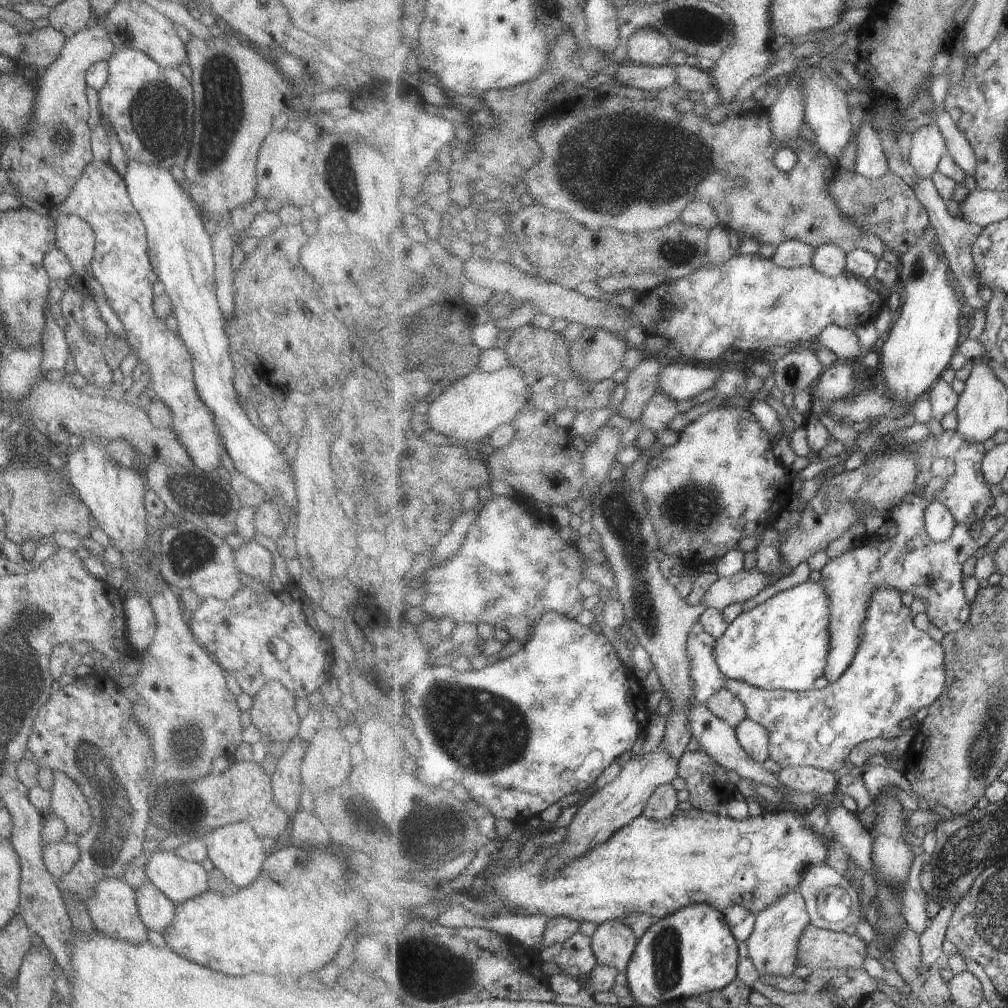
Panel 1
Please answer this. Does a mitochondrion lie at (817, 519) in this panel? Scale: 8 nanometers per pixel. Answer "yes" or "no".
no

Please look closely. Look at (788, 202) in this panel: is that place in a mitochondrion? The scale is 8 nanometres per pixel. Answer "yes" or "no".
no

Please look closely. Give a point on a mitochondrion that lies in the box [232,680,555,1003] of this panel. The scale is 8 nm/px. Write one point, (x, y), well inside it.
(429, 972)

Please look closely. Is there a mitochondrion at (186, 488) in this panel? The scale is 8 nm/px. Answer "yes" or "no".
yes

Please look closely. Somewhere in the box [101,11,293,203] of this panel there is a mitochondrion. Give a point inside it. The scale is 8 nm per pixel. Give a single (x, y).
(157, 119)

